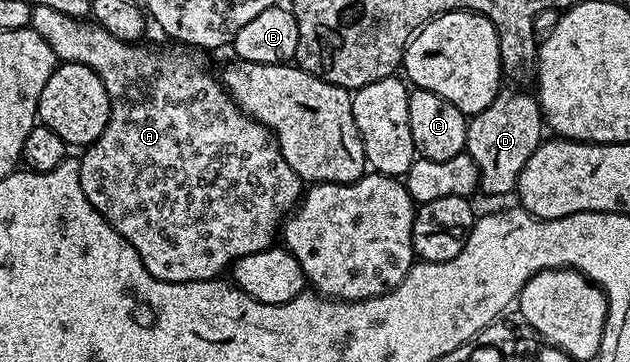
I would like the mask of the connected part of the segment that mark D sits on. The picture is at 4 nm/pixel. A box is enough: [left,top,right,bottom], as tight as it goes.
[465,87,544,196]

